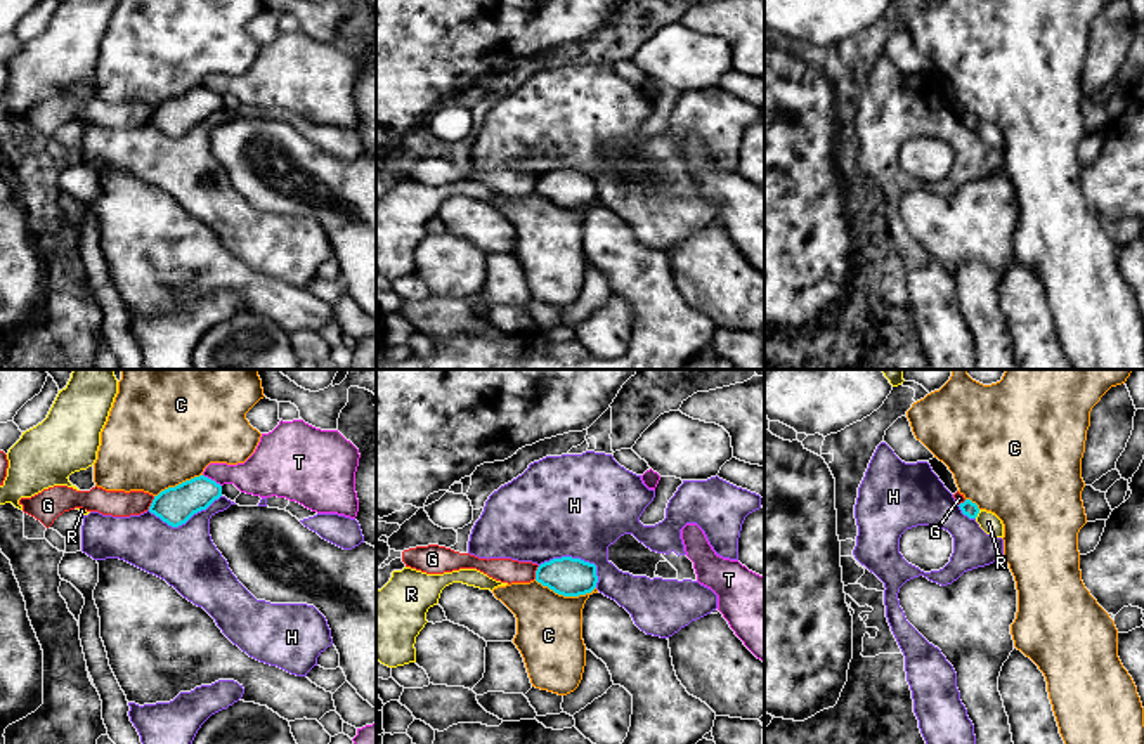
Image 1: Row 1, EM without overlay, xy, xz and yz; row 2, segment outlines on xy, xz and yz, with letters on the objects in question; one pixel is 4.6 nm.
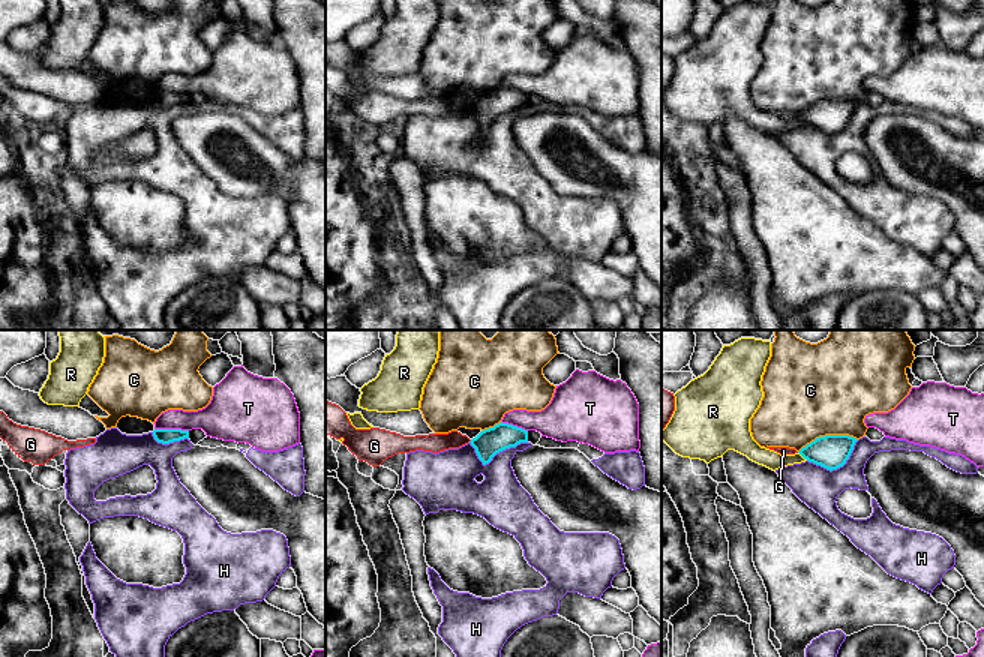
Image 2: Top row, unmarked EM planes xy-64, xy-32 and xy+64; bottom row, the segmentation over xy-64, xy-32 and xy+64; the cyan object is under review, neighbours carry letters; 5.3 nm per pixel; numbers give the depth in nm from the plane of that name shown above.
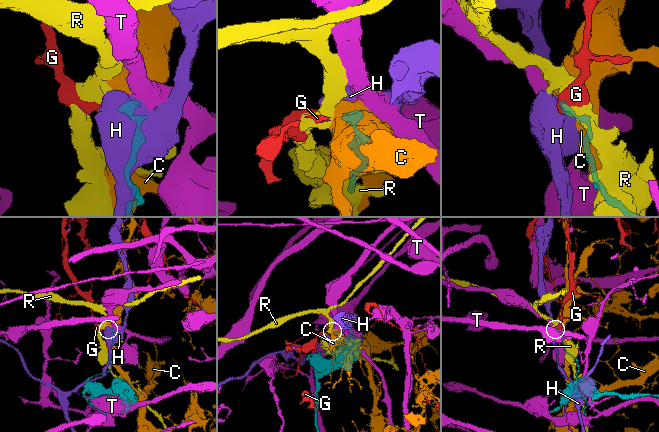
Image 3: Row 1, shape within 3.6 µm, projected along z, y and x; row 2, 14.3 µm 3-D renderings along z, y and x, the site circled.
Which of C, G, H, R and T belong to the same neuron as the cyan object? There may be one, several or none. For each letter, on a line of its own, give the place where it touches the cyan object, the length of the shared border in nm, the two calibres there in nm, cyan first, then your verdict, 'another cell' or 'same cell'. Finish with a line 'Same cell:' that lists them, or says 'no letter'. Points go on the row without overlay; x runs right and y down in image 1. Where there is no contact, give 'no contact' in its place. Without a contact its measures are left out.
C: xz (565, 207) | 300 nm | 180/300 nm | another cell
G: xy (151, 115) | 70 nm | 180/130 nm | another cell
H: xz (576, 170) | 300 nm | 180/480 nm | another cell
R: yz (978, 124) | 50 nm | 70/90 nm | another cell
T: xy (210, 91) | 110 nm | 180/220 nm | another cell
Same cell: no letter

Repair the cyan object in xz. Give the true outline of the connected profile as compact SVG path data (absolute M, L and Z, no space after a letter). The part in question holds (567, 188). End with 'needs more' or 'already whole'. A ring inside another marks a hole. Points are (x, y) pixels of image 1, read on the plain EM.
M572 168L553 170L537 179L536 193L563 208L586 206L596 199L596 177Z; already whole

